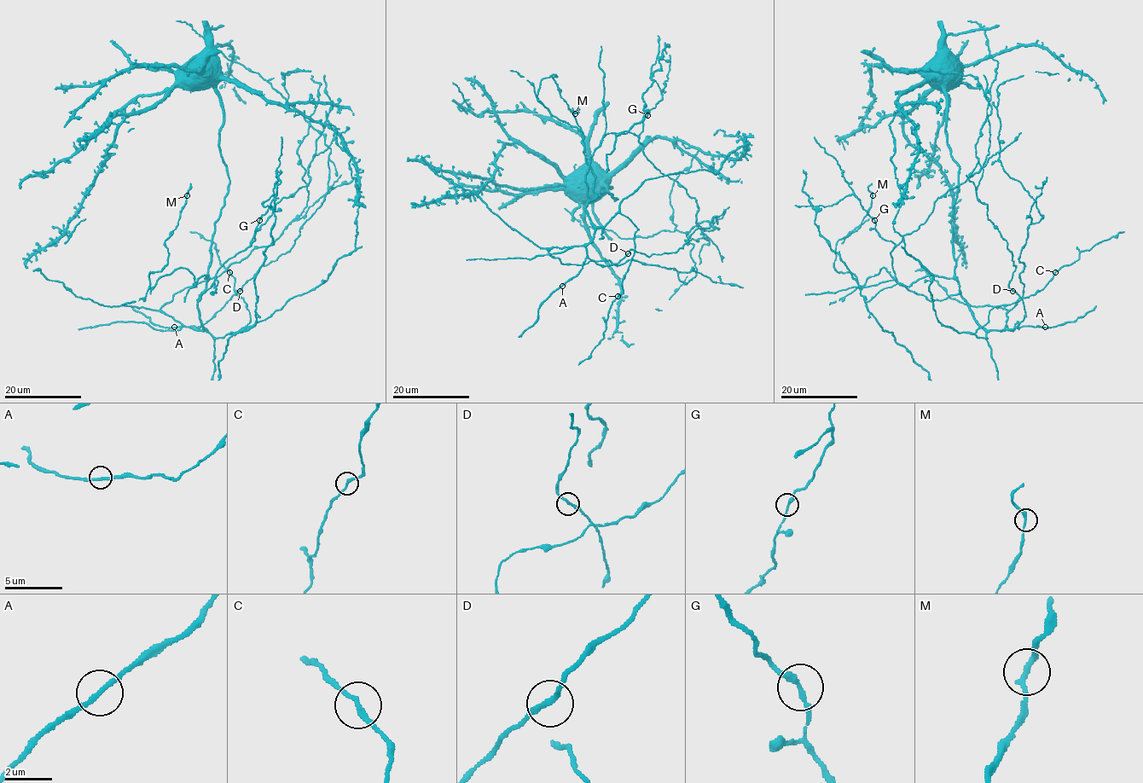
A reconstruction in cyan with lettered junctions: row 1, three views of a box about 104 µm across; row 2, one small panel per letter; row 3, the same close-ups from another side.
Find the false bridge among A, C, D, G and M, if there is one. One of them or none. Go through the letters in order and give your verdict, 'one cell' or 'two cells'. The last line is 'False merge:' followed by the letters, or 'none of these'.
A: one cell
C: one cell
D: one cell
G: one cell
M: one cell
False merge: none of these

